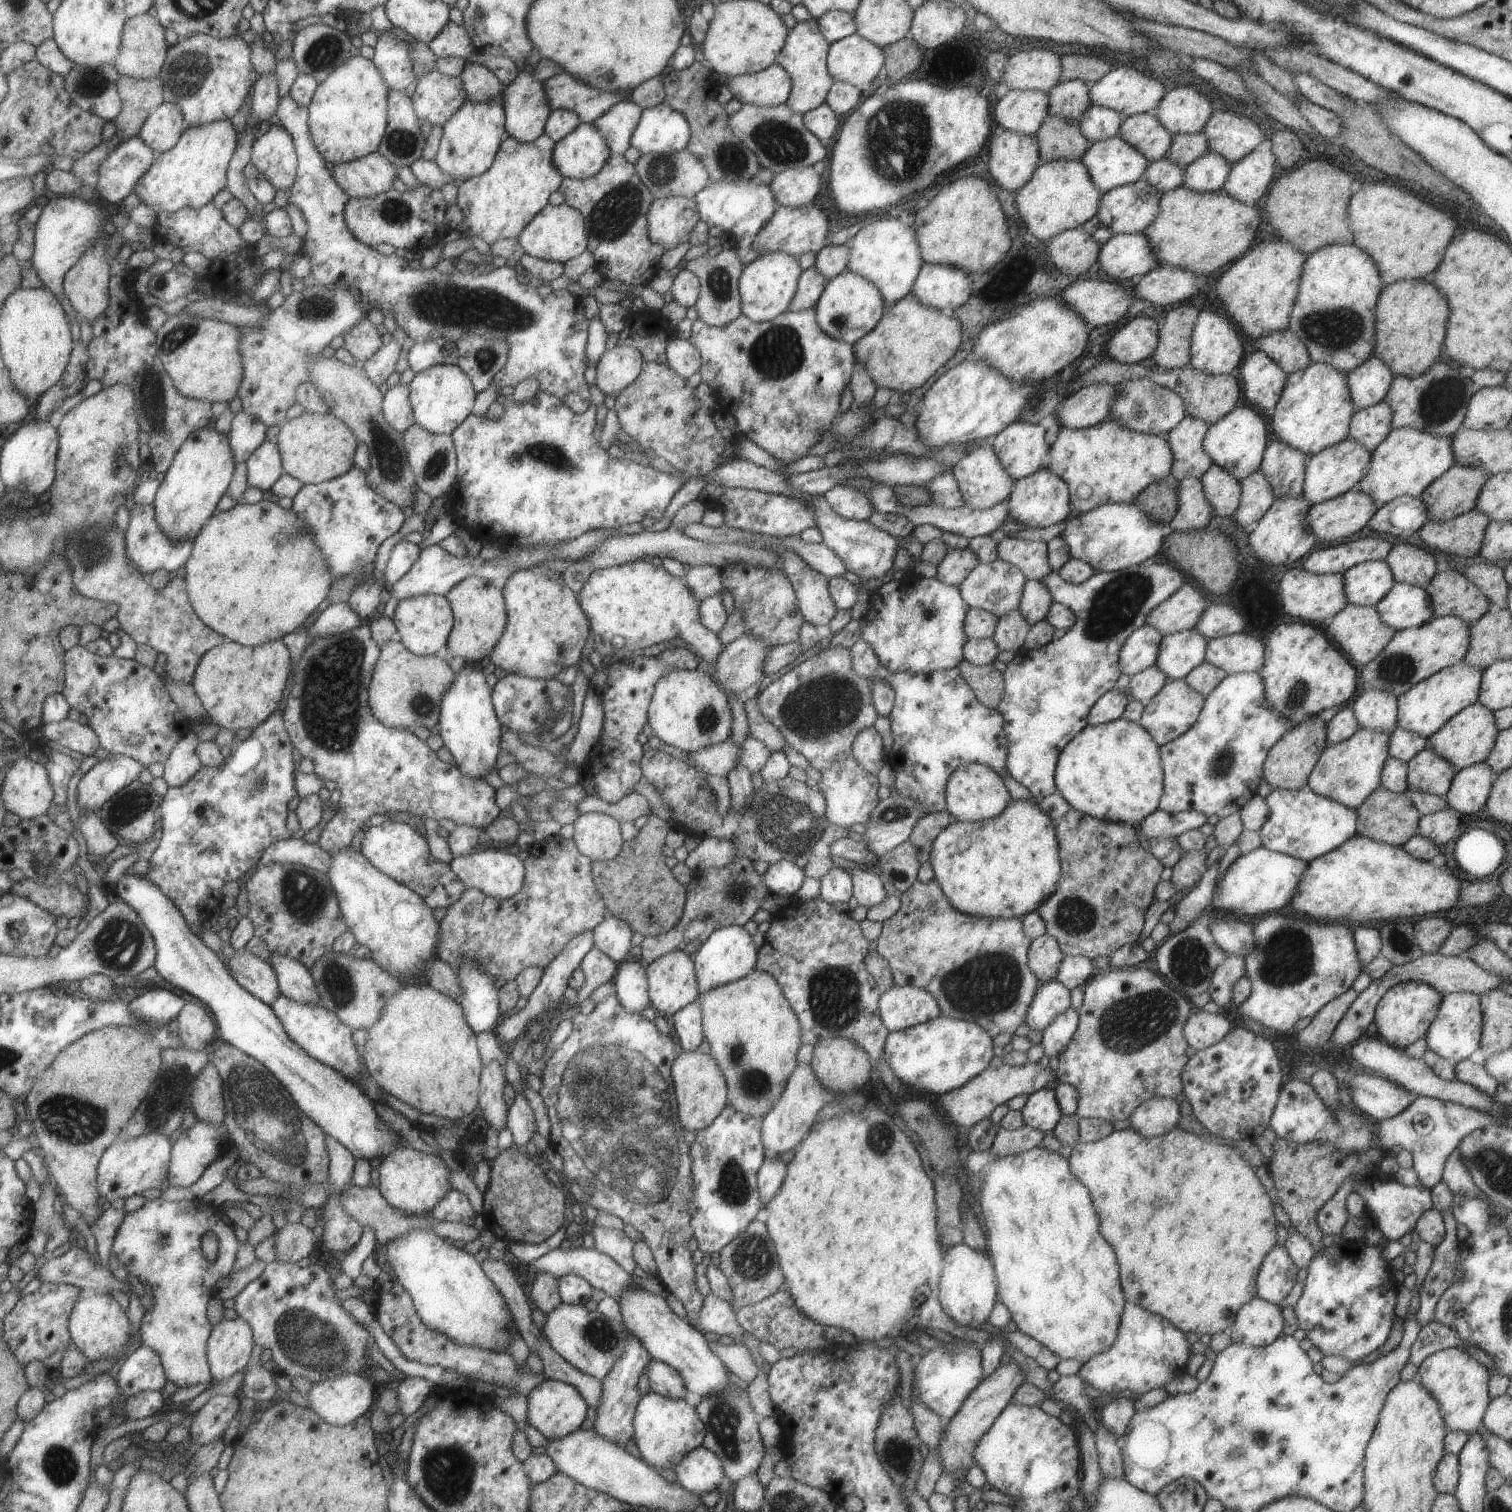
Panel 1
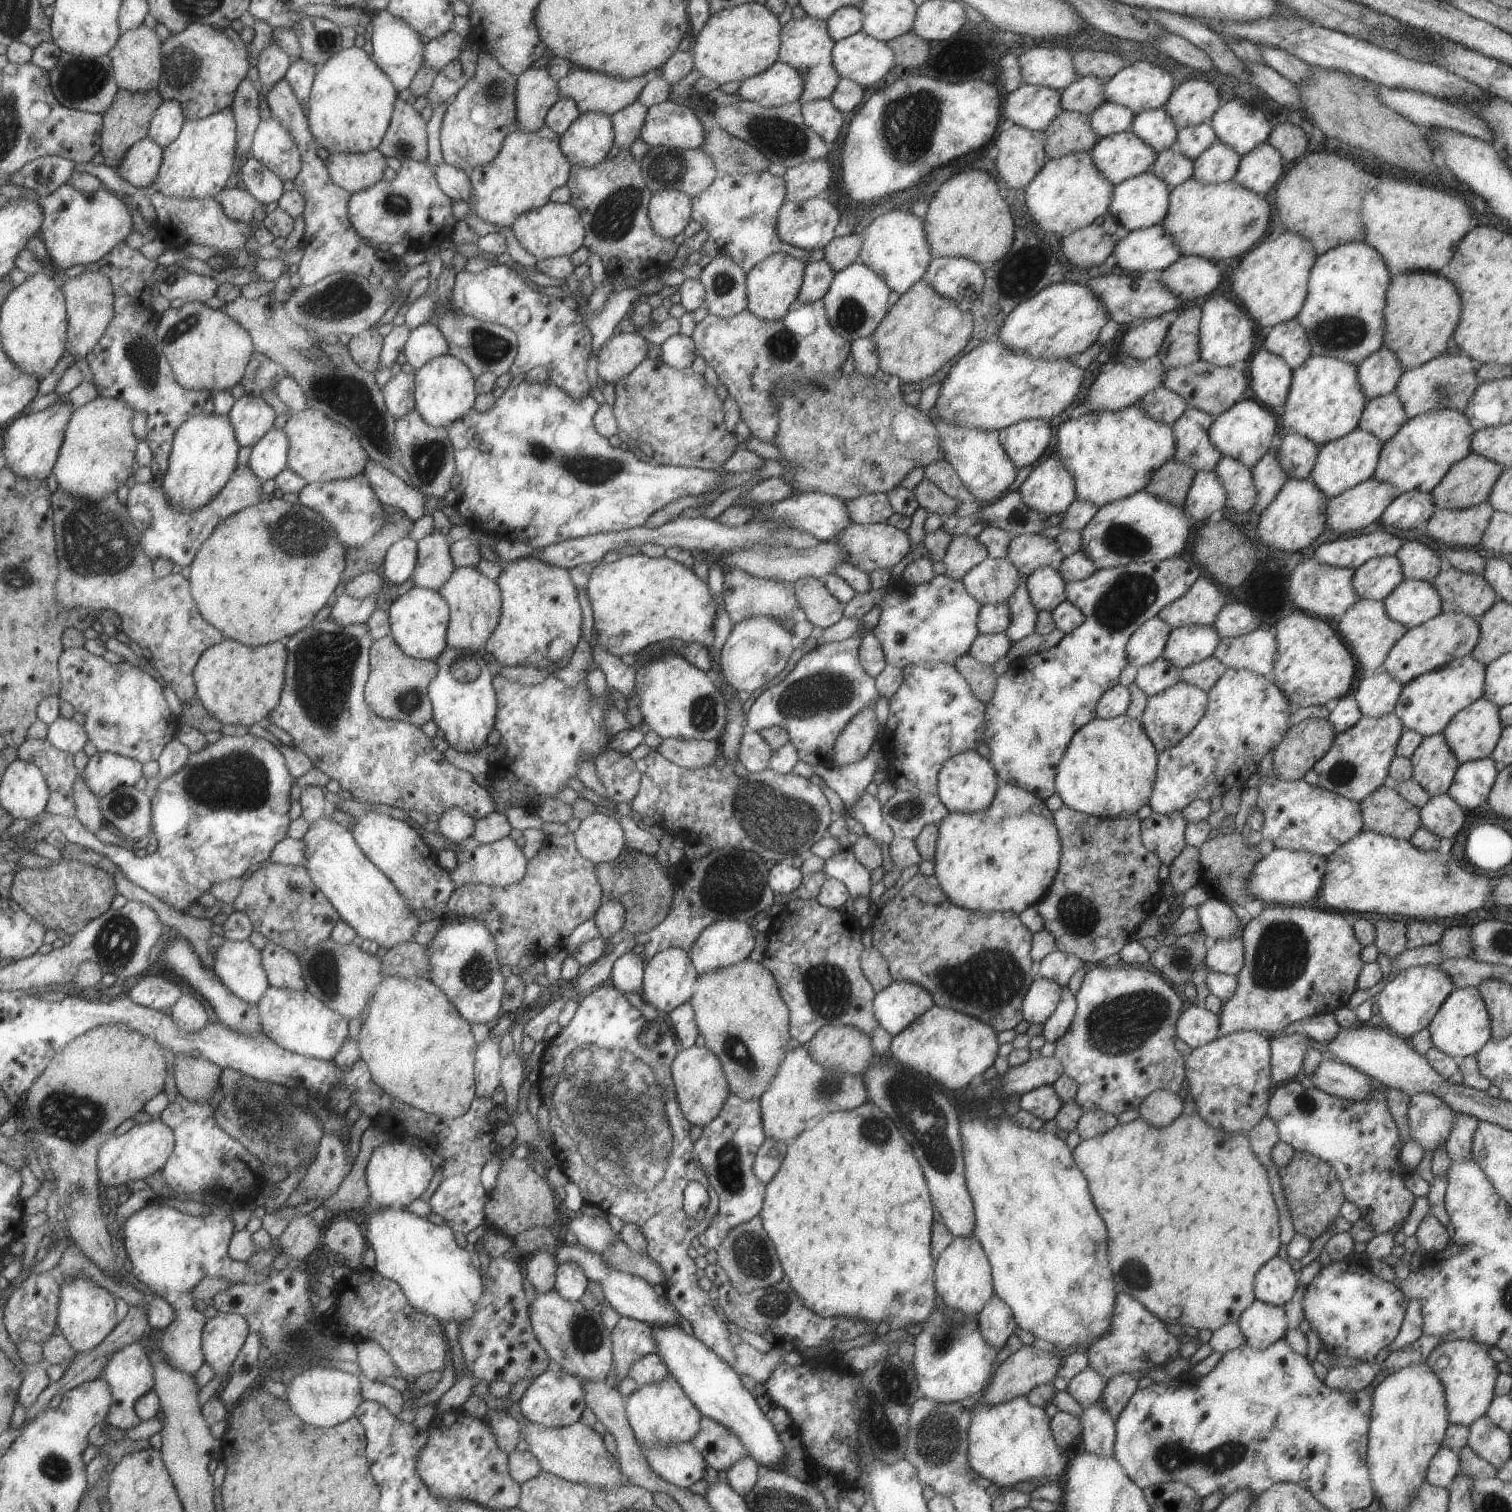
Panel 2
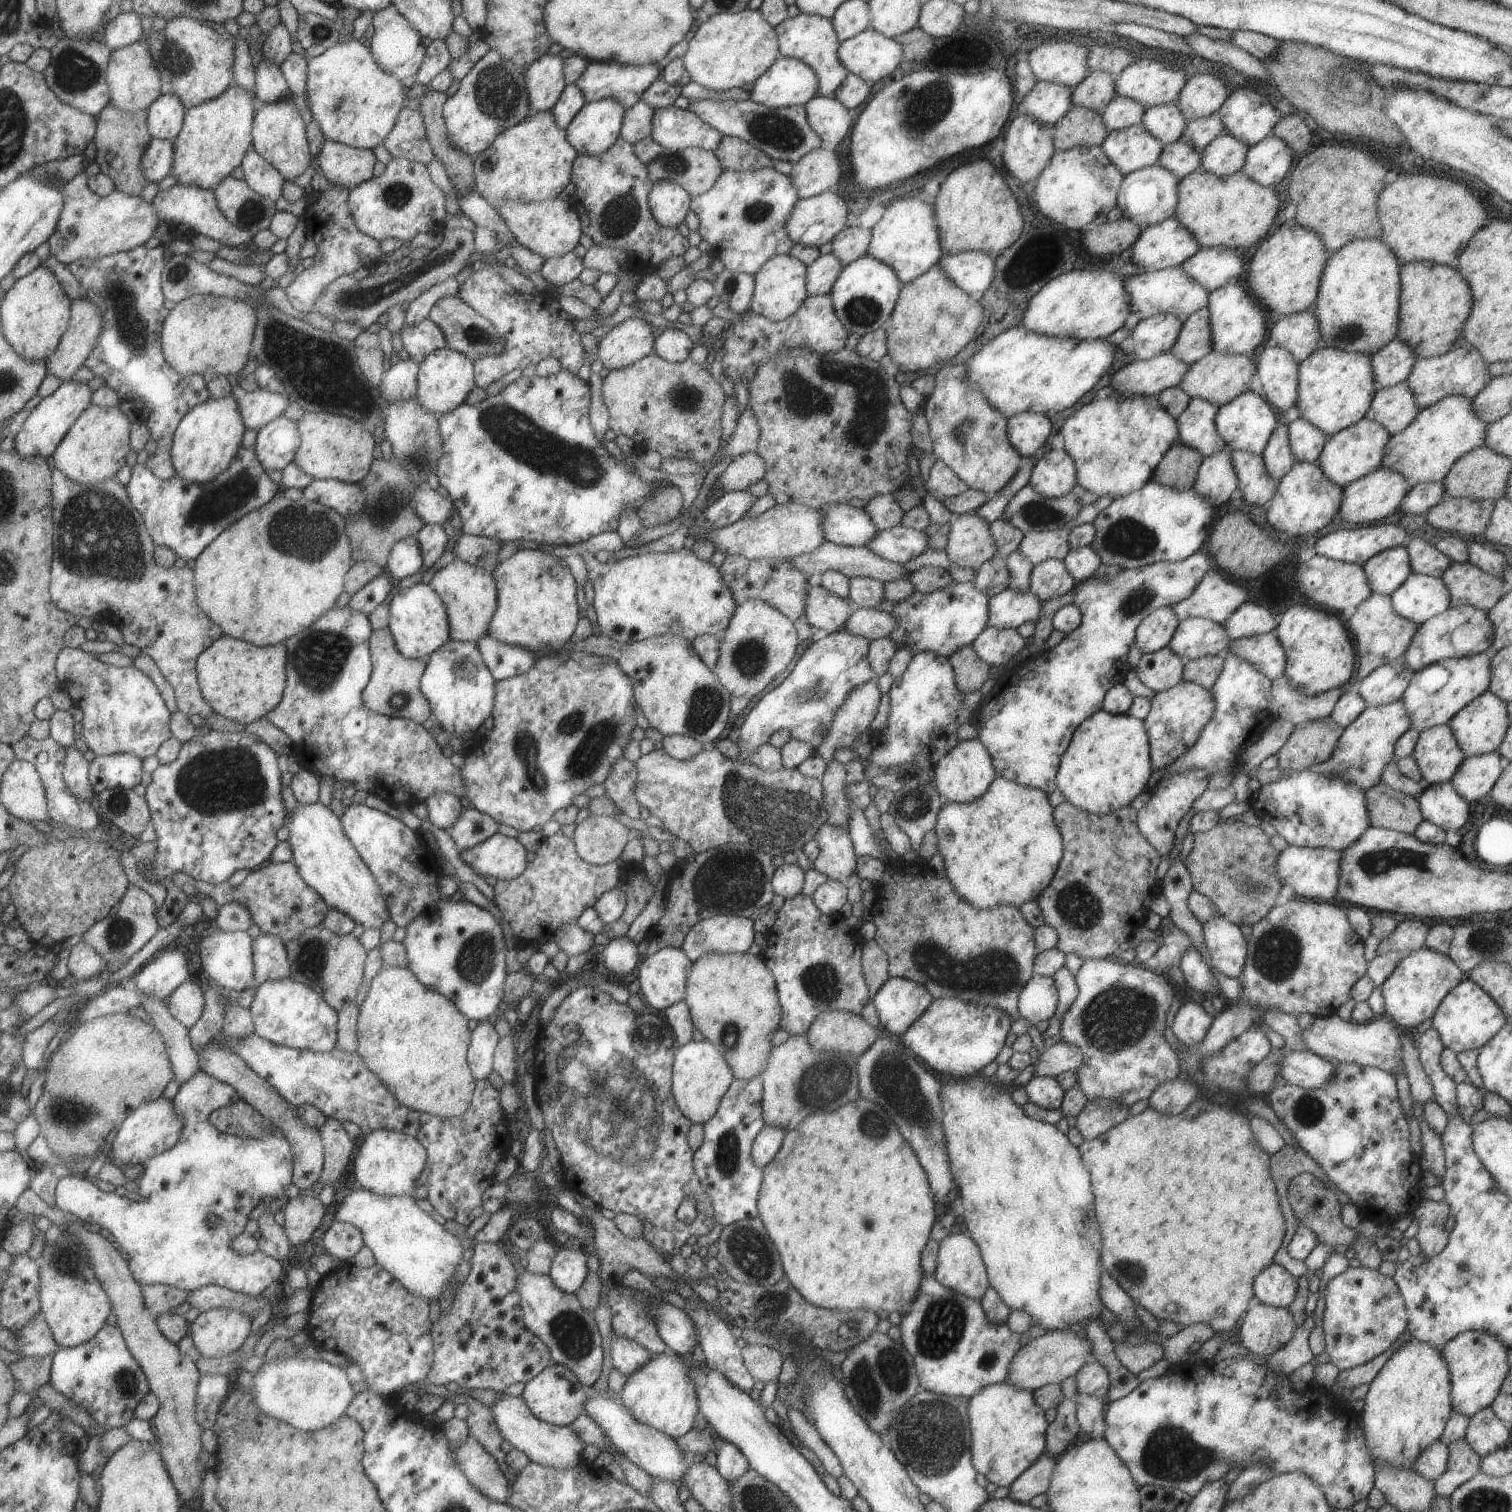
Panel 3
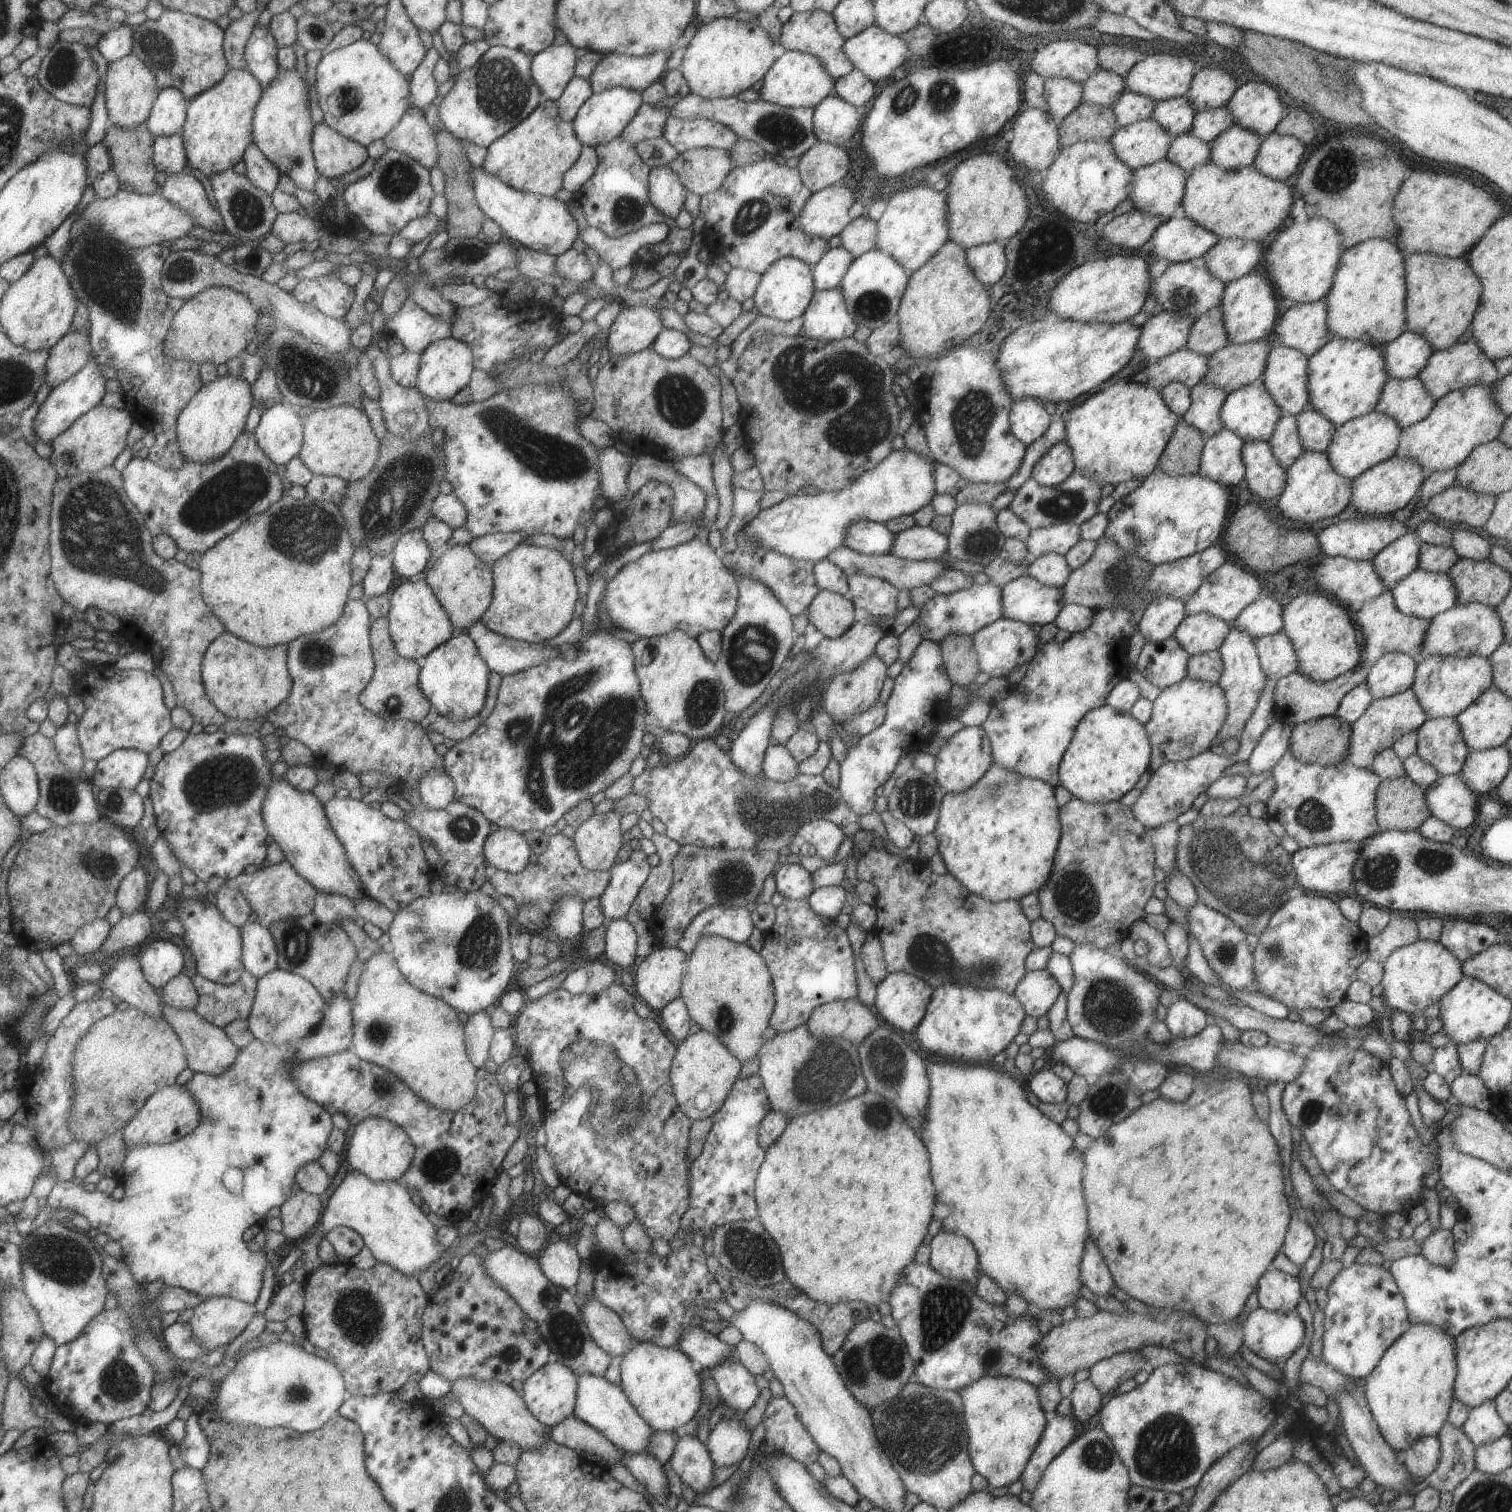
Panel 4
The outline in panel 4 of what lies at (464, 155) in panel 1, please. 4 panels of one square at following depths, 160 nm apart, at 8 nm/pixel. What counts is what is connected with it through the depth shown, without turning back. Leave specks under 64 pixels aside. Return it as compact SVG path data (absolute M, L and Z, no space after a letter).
M489 47L483 56L459 72L448 93L441 99L438 116L441 126L456 139L487 148L510 131L541 102L540 90L530 77L531 57L507 47Z

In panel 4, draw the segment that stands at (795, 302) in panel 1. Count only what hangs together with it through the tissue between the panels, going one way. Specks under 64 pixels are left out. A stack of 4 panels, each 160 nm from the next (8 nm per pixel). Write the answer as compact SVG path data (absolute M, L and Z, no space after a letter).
M841 246L827 249L827 252L810 266L814 290L839 288L839 281L853 259L854 256Z

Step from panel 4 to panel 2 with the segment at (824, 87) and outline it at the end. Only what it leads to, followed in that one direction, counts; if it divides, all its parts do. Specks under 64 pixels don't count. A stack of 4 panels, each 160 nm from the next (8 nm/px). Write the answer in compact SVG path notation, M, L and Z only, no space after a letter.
M777 60L767 70L742 80L736 94L762 107L778 107L797 101L802 84L794 68Z

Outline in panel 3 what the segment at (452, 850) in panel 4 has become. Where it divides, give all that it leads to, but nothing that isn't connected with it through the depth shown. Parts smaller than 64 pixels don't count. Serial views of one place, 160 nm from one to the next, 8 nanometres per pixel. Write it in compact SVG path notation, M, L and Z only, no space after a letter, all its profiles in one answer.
M471 807L463 809L458 820L445 832L450 834L461 852L493 836L498 825L491 816Z

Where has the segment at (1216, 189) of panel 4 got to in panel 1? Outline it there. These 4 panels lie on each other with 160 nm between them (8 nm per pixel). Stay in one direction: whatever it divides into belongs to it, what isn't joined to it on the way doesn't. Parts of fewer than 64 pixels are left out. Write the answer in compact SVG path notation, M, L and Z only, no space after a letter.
M1181 185L1161 194L1158 205L1155 218L1141 232L1158 259L1157 266L1186 270L1196 277L1205 278L1226 262L1241 257L1264 223L1259 209L1235 200L1223 190L1198 193Z

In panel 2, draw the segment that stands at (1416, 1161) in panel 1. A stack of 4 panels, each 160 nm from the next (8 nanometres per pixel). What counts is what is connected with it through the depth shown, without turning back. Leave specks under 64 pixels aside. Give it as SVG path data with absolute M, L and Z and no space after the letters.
M1415 1093L1409 1099L1407 1111L1409 1138L1429 1154L1433 1154L1440 1144L1444 1144L1448 1134L1453 1129L1454 1112L1433 1093Z

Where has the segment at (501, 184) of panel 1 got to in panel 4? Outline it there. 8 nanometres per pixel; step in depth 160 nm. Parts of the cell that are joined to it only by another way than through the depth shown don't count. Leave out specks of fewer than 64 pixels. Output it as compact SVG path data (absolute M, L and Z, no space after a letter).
M542 99L527 118L519 121L519 124L516 124L510 131L507 131L487 146L487 152L480 167L515 190L544 197L553 197L555 192L562 188L562 176L577 160L581 147L582 144L574 135L572 121L560 119L556 101Z

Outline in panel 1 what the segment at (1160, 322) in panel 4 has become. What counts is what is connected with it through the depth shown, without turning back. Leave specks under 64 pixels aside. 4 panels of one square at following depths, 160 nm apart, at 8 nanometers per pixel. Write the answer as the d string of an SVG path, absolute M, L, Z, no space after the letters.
M1134 313L1106 342L1106 358L1138 363L1152 356L1158 341L1158 325L1149 313Z

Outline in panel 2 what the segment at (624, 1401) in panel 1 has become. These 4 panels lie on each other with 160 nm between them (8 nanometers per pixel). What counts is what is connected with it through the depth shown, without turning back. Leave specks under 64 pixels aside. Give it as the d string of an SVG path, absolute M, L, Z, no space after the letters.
M620 1316L610 1333L612 1334L612 1369L616 1381L627 1377L632 1362L646 1354L656 1352L651 1326L647 1323Z

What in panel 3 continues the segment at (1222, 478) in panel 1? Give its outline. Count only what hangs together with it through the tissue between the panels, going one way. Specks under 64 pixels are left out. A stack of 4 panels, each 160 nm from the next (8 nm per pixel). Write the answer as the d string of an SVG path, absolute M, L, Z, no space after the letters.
M1232 450L1230 461L1243 500L1261 506L1272 499L1277 483L1267 474L1261 455Z

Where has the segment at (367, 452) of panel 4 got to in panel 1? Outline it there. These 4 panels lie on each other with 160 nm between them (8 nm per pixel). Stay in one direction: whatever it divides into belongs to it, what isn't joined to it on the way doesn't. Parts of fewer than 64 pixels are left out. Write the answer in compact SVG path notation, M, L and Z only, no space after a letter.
M304 412L296 418L286 419L278 428L275 444L281 453L283 473L304 485L314 485L341 476L354 464L354 450L358 440L339 419L330 412L325 414Z

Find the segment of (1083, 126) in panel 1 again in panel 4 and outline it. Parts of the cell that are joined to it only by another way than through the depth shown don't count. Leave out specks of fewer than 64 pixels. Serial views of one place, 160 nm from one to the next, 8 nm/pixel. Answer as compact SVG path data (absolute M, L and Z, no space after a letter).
M1124 90L1110 107L1117 126L1126 127L1135 121L1151 118L1151 111L1155 105L1155 101L1146 96Z

